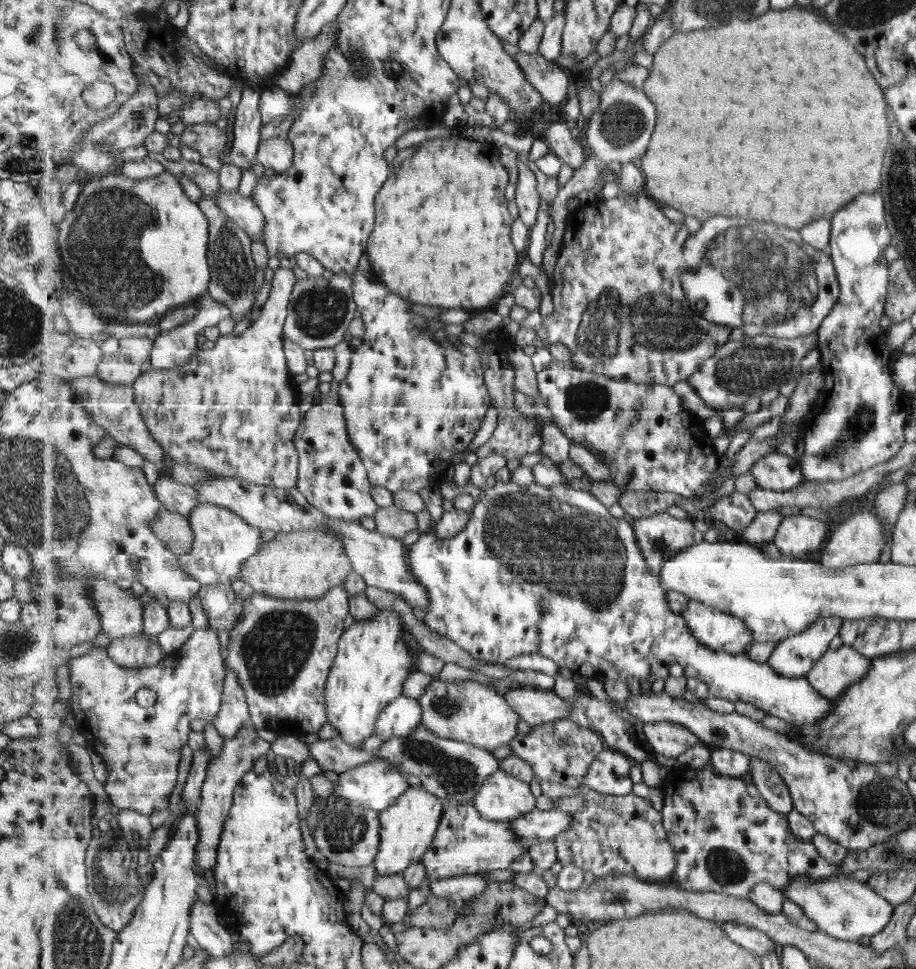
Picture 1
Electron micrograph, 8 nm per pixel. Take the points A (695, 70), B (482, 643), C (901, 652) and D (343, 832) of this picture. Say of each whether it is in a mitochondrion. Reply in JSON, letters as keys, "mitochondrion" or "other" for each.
{"A":"other","B":"other","C":"other","D":"mitochondrion"}

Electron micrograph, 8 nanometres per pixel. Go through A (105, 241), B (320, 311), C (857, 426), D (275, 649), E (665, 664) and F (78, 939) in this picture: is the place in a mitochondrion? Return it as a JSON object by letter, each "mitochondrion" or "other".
{"A":"mitochondrion","B":"mitochondrion","C":"mitochondrion","D":"mitochondrion","E":"other","F":"mitochondrion"}

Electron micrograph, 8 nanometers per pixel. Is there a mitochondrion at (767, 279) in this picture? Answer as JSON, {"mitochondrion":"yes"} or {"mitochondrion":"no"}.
{"mitochondrion":"yes"}

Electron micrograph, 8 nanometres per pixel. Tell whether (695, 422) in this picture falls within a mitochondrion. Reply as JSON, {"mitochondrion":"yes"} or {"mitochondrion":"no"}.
{"mitochondrion":"no"}

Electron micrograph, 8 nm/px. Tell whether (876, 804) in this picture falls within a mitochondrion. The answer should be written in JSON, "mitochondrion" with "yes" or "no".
{"mitochondrion":"yes"}

